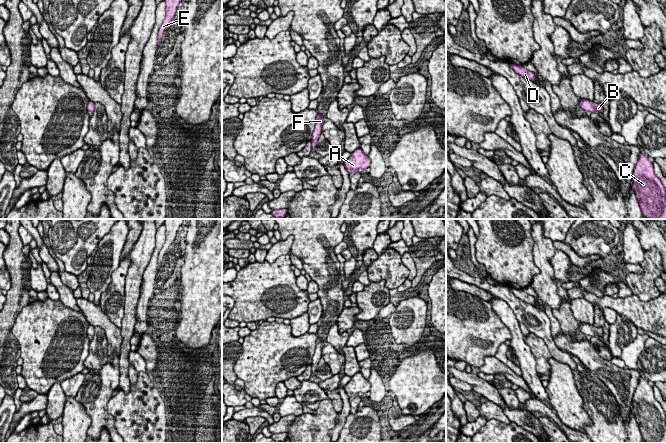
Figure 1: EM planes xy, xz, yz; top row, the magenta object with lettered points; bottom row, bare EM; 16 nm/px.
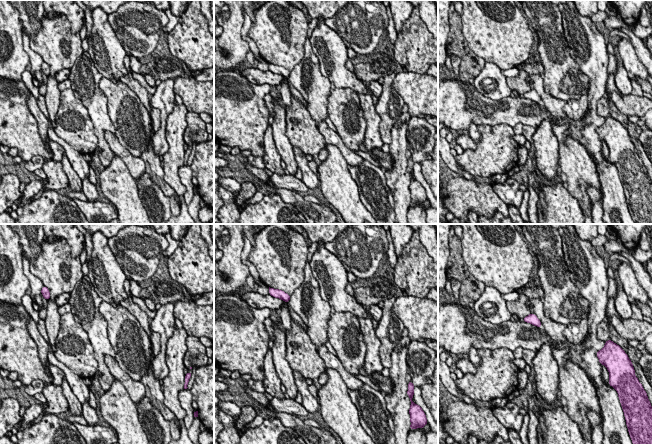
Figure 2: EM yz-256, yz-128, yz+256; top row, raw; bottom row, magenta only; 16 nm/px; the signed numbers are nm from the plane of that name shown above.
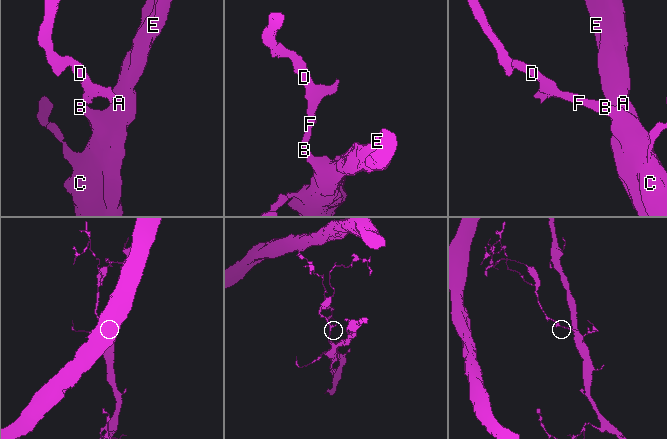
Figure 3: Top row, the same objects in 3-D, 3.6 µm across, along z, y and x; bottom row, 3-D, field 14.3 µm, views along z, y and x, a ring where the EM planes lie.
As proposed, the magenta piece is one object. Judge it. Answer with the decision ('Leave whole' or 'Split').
Leave whole

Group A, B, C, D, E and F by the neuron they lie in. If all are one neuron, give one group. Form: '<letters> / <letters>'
A B C D E F

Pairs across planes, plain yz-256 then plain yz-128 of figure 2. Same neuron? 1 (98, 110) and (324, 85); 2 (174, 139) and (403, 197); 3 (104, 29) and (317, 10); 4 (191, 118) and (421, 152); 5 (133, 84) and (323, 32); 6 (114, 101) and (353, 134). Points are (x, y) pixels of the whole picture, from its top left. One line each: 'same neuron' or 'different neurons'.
1: same neuron
2: same neuron
3: different neurons
4: same neuron
5: different neurons
6: same neuron

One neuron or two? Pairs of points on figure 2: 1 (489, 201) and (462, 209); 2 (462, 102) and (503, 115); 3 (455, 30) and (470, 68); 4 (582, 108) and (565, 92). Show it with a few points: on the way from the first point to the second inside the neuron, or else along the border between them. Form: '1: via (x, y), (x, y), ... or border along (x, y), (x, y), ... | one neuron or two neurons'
1: via (482, 201), (469, 202) | one neuron
2: via (468, 111), (478, 112), (486, 119), (491, 116) | one neuron
3: via (456, 39), (456, 44), (469, 59) | one neuron
4: border along (586, 94), (583, 94), (578, 99), (566, 100) | two neurons

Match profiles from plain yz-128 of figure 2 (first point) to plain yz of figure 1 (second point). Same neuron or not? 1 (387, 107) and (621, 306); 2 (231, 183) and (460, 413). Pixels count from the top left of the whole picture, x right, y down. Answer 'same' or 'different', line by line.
1: different
2: different

